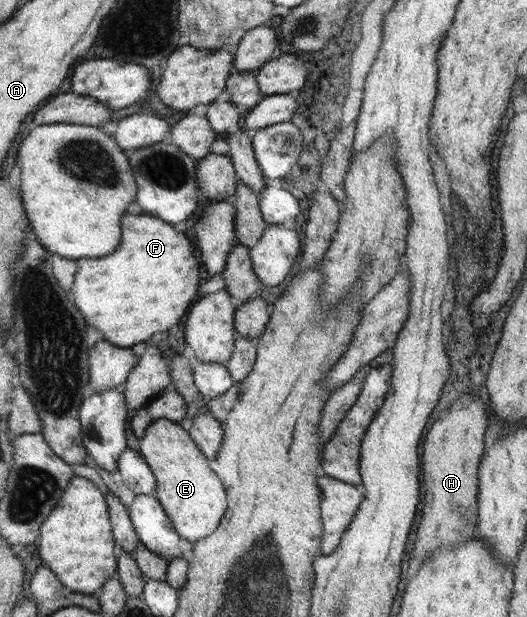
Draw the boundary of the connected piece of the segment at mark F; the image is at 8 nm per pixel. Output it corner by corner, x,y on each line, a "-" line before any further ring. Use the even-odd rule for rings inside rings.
125,215
121,219
121,245
113,255
99,259
79,259
71,295
75,307
81,311
85,321
103,333
103,339
116,347
131,348
137,343
148,343
154,333
174,331
179,319
188,312
197,295
199,267
195,247
185,233
179,233
169,222
151,215

